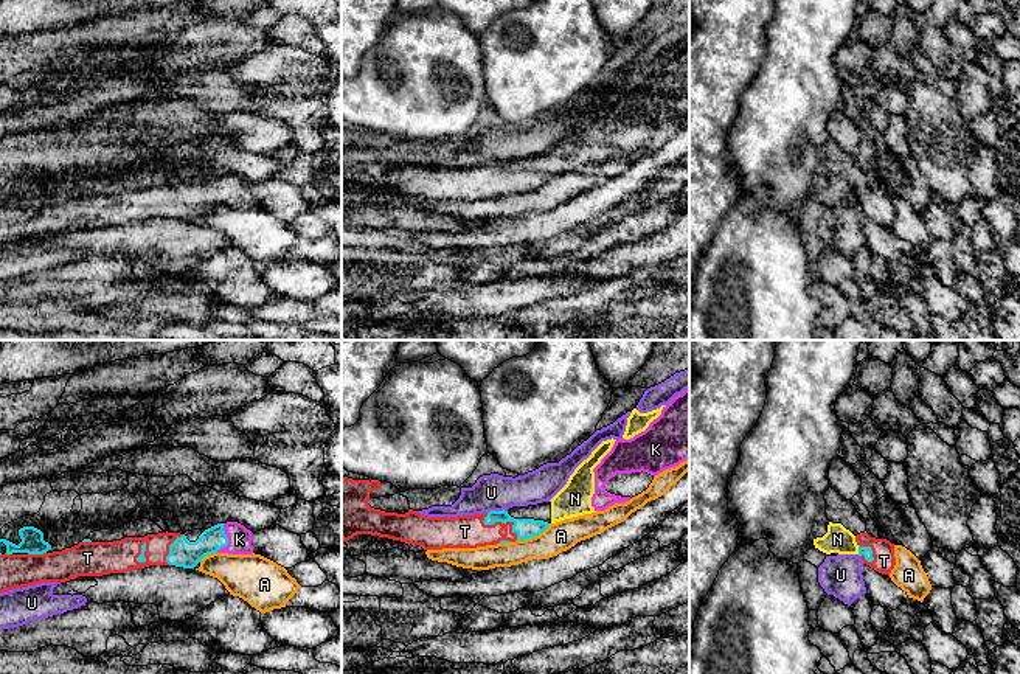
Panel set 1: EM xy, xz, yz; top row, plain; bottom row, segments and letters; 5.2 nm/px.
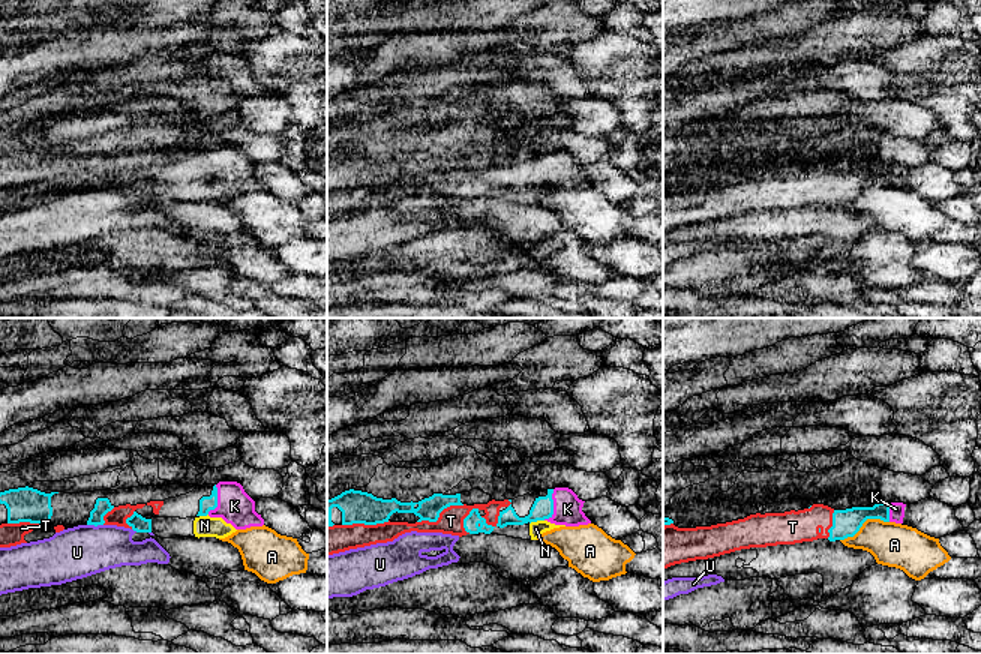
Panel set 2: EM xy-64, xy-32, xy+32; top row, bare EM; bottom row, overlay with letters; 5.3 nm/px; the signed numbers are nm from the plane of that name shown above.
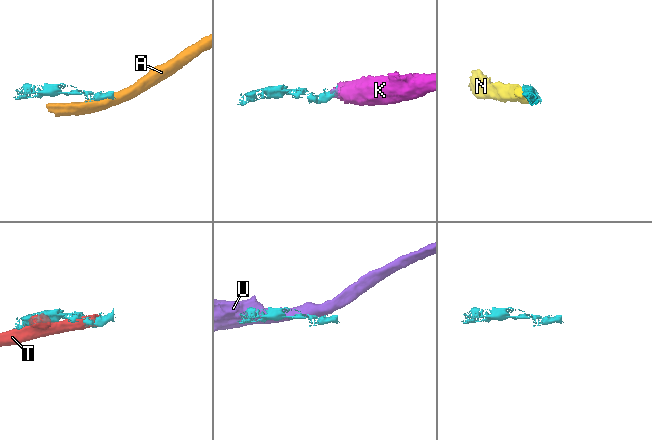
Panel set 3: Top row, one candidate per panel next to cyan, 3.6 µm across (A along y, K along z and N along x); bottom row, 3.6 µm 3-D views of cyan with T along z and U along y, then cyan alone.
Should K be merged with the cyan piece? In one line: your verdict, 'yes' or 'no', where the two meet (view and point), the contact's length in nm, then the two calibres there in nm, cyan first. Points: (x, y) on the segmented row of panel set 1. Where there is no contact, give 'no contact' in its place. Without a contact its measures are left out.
yes | xy (227, 539) | 160 nm | 140/130 nm

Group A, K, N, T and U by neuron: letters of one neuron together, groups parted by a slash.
A / K T / N / U

